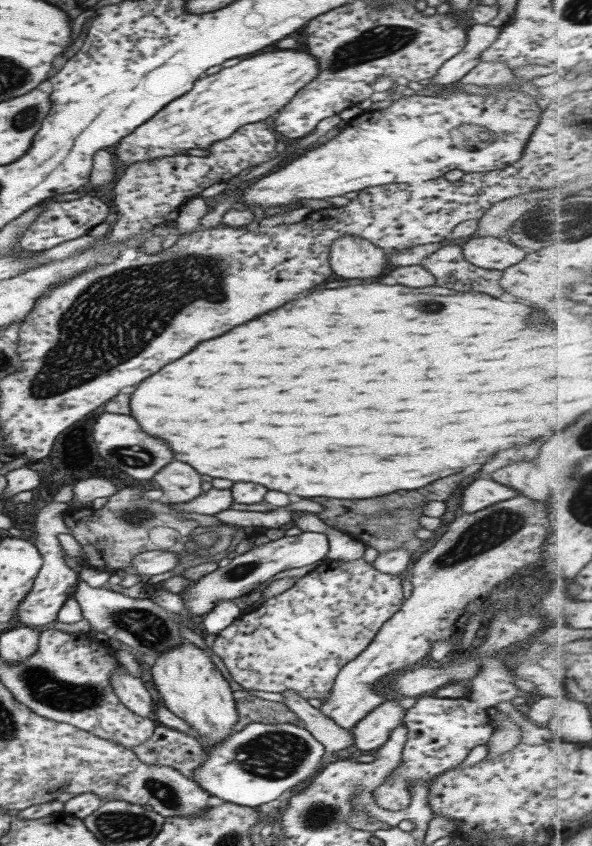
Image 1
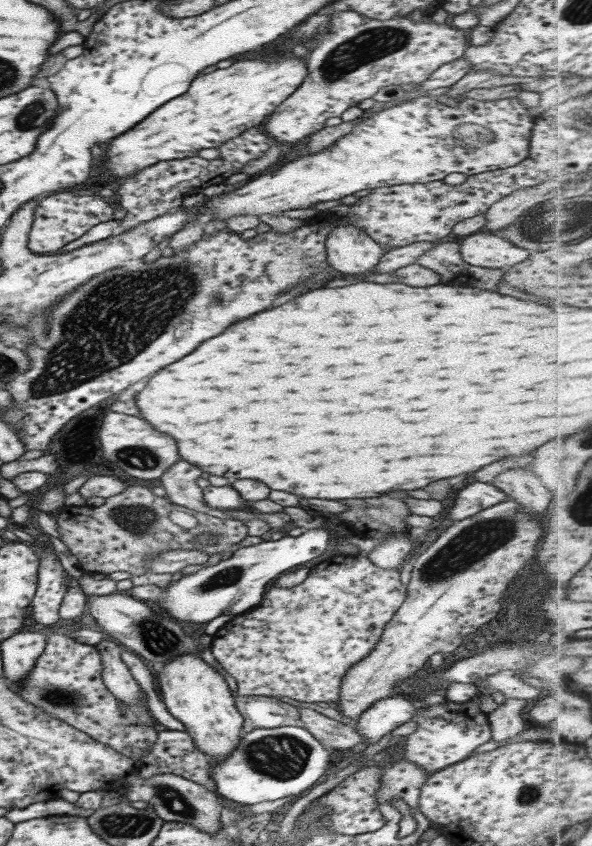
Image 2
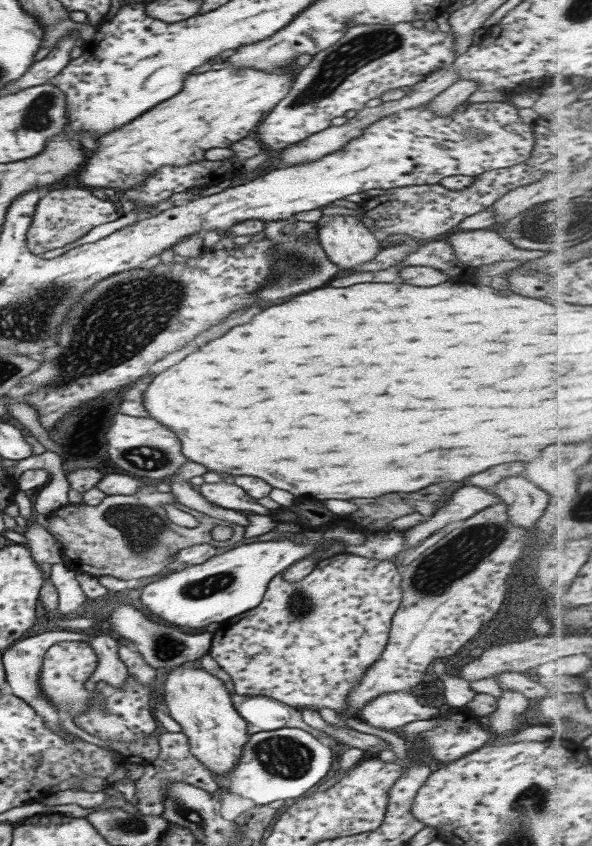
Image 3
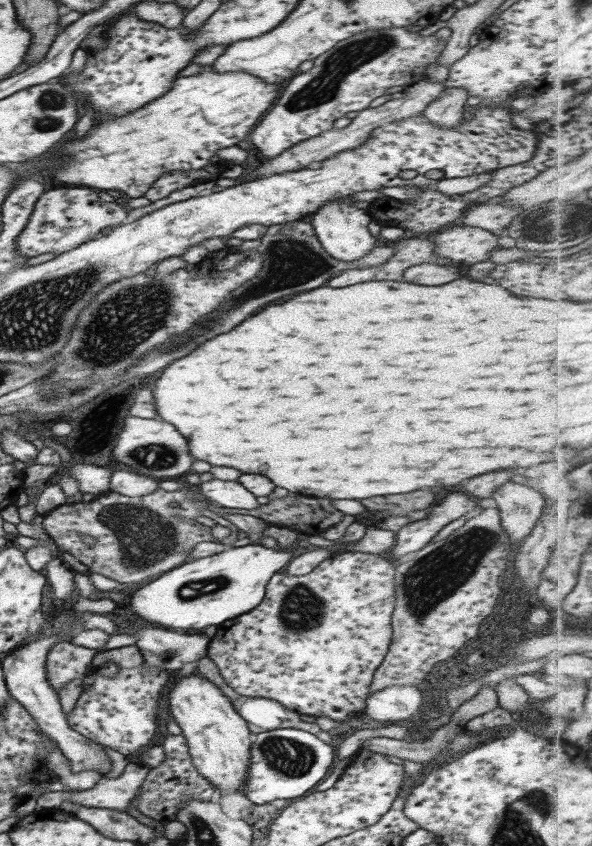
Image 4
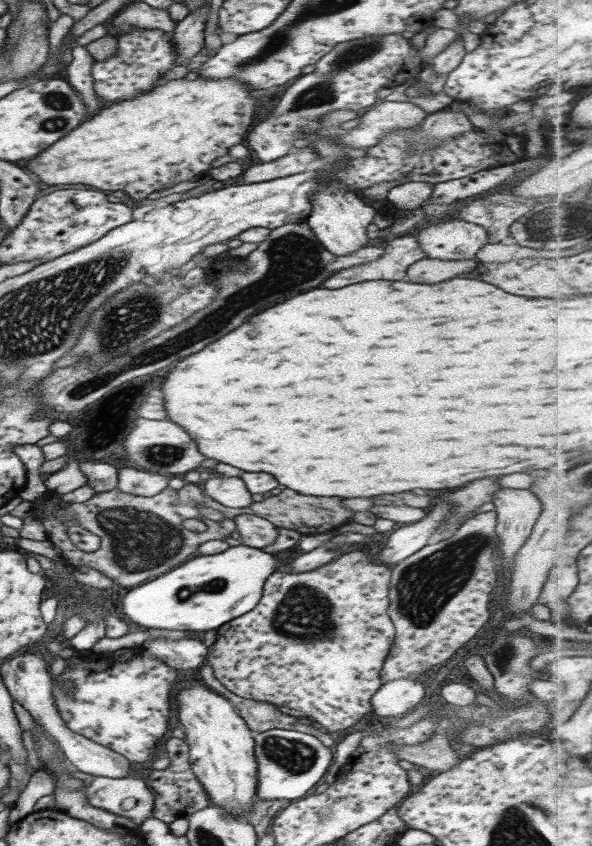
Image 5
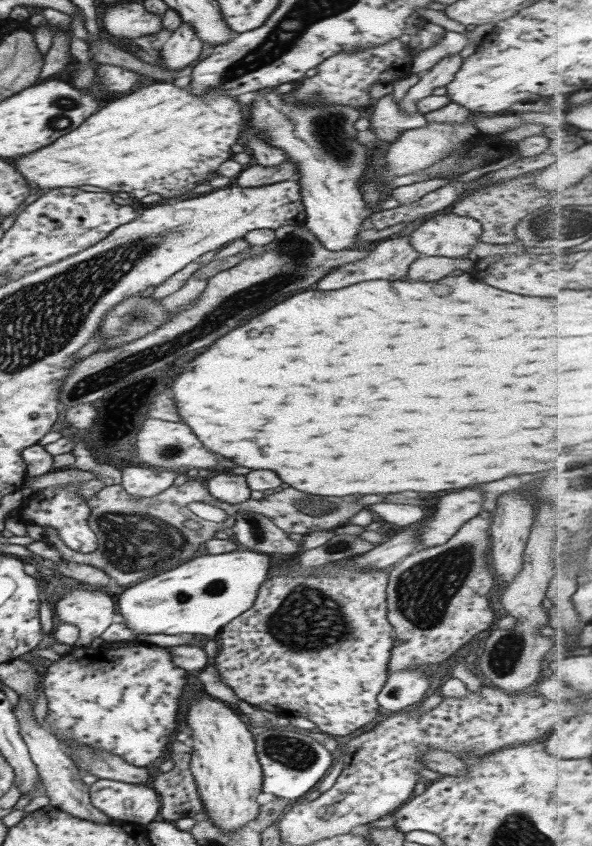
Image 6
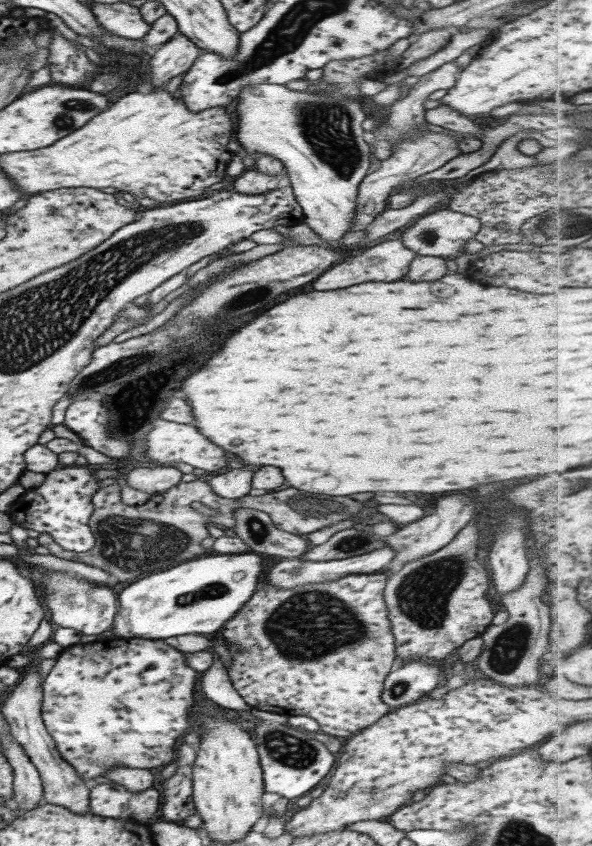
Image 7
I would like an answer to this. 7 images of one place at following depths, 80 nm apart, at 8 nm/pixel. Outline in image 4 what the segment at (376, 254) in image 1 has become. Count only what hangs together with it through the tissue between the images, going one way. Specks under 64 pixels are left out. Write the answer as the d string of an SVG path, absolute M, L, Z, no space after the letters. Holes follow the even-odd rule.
M347 197L332 198L322 204L312 216L309 224L315 232L320 247L333 259L351 262L359 260L375 246L375 237L367 231L367 223L372 218L366 209L357 209Z

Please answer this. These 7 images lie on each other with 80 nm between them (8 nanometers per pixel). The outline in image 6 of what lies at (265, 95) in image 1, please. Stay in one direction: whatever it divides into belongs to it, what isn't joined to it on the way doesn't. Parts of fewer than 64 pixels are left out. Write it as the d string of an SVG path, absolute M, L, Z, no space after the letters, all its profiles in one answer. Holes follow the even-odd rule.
M153 82L147 86L147 88L139 88L139 90L135 90L135 92L129 94L129 96L123 96L123 98L119 98L119 100L109 102L109 106L103 106L101 110L97 110L95 114L91 114L81 126L77 126L75 130L71 130L71 132L67 132L65 136L57 138L53 144L49 144L49 146L37 150L37 152L19 156L17 160L11 160L11 164L17 168L17 172L21 172L21 174L25 176L25 180L35 182L35 186L29 187L37 188L36 191L38 191L39 188L45 190L48 188L57 188L57 186L67 187L67 184L69 184L71 188L73 188L73 186L81 186L81 184L89 184L89 186L98 186L113 194L117 192L127 192L127 194L131 194L131 196L136 199L143 198L143 196L147 196L147 194L159 194L160 198L181 196L182 194L187 194L186 192L188 190L195 187L199 180L203 180L203 178L211 174L211 172L216 172L216 168L221 166L223 162L229 160L233 155L229 146L235 144L239 132L247 126L245 121L249 114L245 108L244 104L239 104L239 102L235 101L235 97L225 96L223 92L209 92L209 94L205 94L205 96L193 96L189 94L189 85L183 86L183 88L177 88L175 84L172 83Z

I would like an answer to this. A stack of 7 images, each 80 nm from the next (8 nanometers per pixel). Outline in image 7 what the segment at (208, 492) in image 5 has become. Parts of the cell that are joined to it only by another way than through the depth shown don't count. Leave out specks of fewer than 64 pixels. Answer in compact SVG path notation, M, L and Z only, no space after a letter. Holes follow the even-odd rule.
M230 466L229 471L212 476L206 483L217 496L237 499L247 495L247 492L251 490L250 480L249 470L237 470Z

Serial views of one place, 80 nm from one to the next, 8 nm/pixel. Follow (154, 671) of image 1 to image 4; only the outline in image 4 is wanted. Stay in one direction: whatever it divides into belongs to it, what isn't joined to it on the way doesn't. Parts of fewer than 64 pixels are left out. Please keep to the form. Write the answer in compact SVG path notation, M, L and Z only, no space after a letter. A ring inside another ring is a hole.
M191 674L175 680L167 694L169 712L185 737L195 770L214 790L241 793L249 766L249 729L221 689L205 677Z

